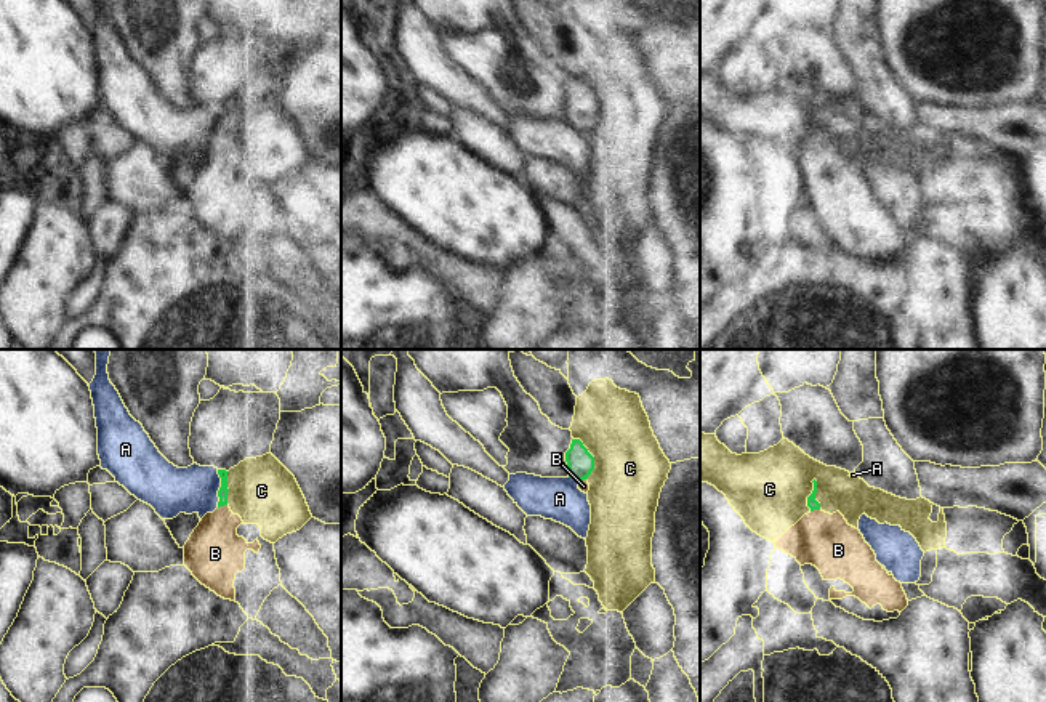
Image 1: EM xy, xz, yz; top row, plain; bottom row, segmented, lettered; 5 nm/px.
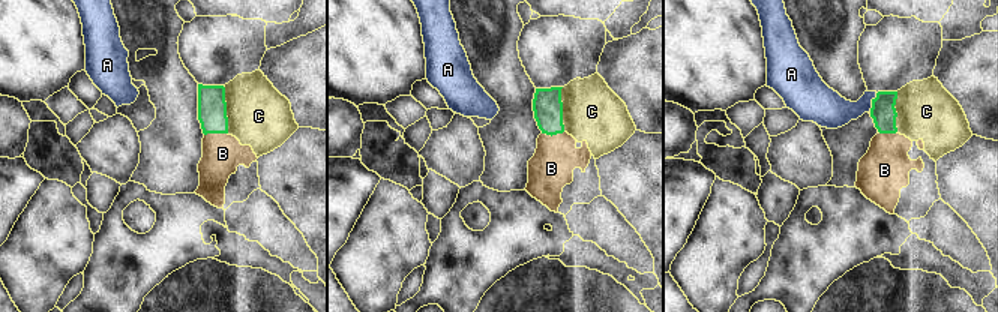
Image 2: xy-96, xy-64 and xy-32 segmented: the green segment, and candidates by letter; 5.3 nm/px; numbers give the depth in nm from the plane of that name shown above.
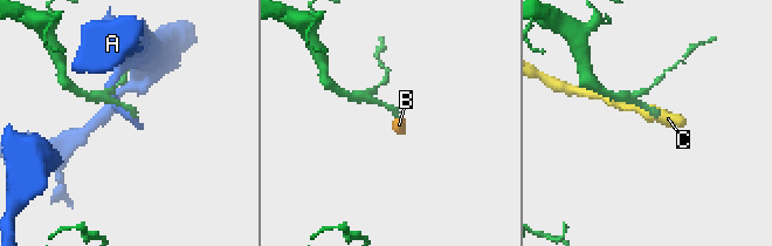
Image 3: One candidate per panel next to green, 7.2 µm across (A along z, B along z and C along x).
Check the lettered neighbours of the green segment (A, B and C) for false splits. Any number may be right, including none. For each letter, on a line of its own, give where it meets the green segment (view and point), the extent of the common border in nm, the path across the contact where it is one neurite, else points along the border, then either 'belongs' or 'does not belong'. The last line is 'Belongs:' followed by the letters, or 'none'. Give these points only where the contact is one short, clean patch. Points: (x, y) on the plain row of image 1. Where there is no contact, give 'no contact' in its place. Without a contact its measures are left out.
A: meets green in xy at (220, 130); contact 190 nm long; does not belong
B: meets green in xy at (221, 146); contact 50 nm long; runs through xy (223, 132), (221, 146), (215, 194); belongs
C: meets green in yz at (811, 135); contact 170 nm long; does not belong
Belongs: B

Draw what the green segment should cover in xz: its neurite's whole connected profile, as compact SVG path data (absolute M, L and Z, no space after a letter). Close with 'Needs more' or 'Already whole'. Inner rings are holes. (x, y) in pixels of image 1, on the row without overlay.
M572 80L570 90L565 93L569 119L578 122L578 130L585 135L589 131L588 117L594 111L594 98L588 93L580 80Z. Needs more.

